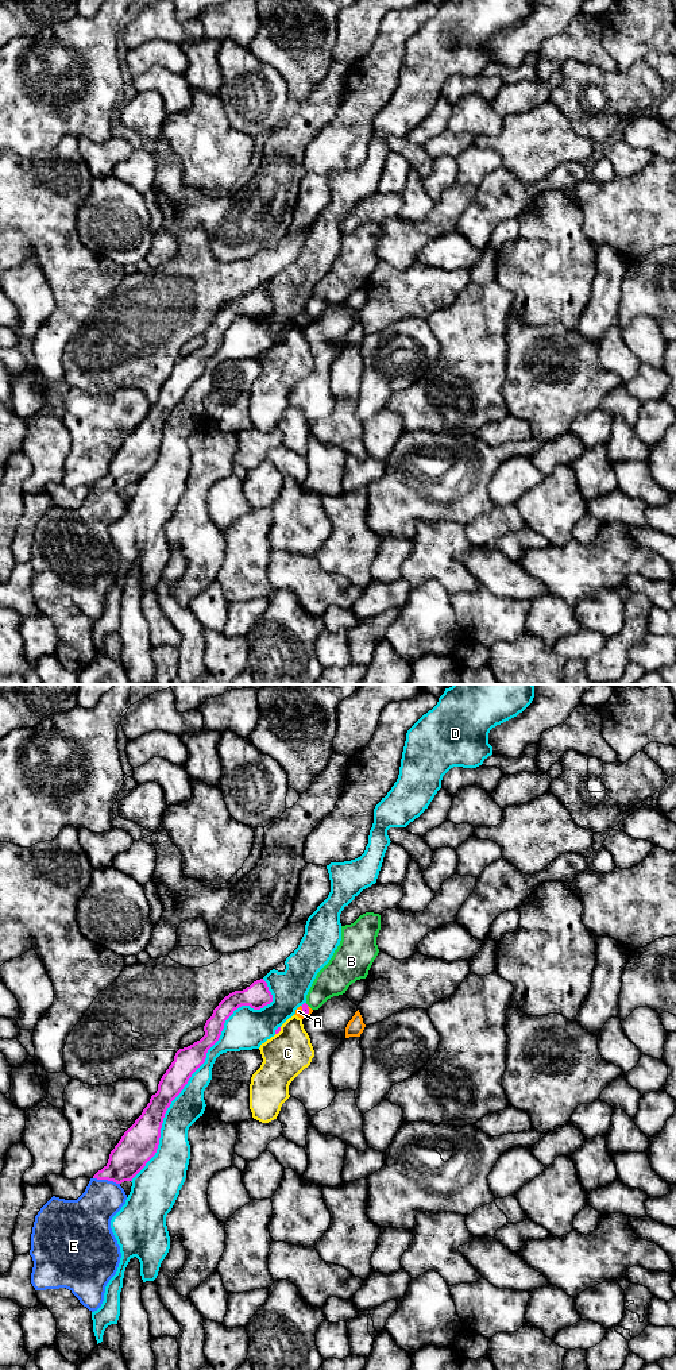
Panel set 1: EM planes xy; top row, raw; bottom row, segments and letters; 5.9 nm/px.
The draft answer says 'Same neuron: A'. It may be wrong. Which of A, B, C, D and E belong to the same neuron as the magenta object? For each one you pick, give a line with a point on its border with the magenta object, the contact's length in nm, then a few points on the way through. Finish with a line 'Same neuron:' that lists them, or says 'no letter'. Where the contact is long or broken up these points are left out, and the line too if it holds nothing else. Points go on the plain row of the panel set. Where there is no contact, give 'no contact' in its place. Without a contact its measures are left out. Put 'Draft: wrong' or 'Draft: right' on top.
Draft: right
A: meets magenta in xy at (302, 321); contact 80 nm long; runs through xy (305, 319), (302, 321), (298, 320)
Same neuron: A

